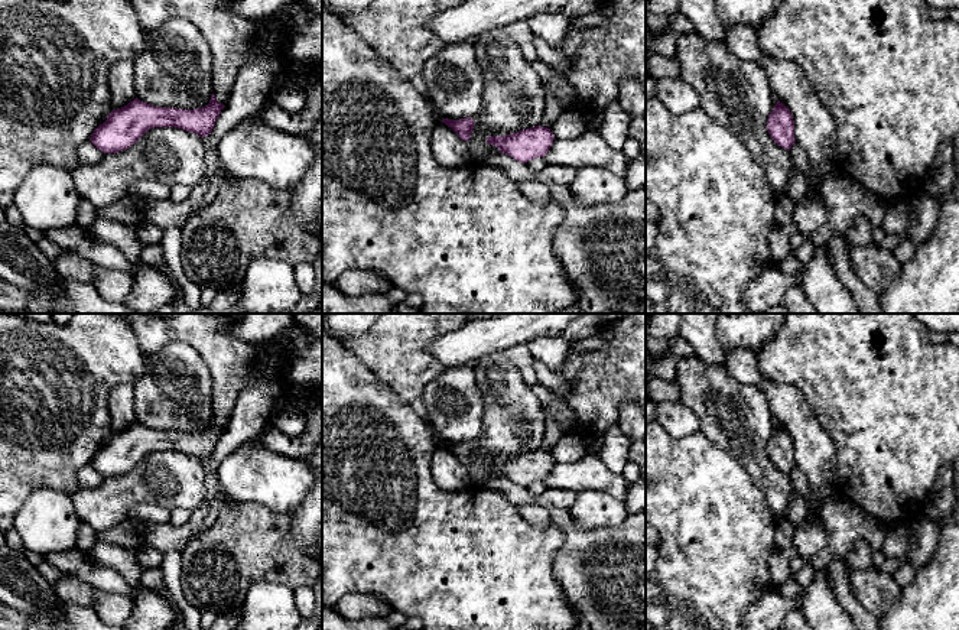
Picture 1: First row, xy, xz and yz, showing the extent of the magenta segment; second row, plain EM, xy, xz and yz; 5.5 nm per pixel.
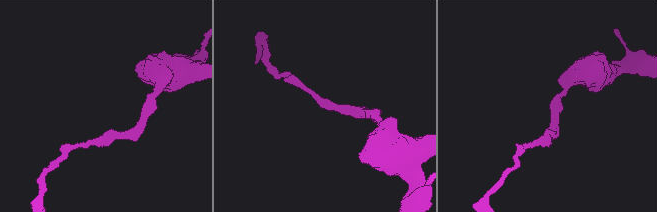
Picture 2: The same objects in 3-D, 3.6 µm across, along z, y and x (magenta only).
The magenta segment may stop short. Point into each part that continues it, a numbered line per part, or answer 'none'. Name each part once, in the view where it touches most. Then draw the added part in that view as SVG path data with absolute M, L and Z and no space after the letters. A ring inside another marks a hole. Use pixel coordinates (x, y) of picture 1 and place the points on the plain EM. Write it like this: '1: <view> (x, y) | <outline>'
none

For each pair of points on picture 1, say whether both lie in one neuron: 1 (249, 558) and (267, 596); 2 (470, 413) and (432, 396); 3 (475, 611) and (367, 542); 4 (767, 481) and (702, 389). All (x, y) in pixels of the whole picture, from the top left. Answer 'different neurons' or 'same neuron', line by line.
1: different neurons
2: same neuron
3: same neuron
4: same neuron

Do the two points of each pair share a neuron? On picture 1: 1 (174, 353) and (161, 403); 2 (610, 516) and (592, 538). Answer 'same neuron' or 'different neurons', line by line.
1: same neuron
2: different neurons

